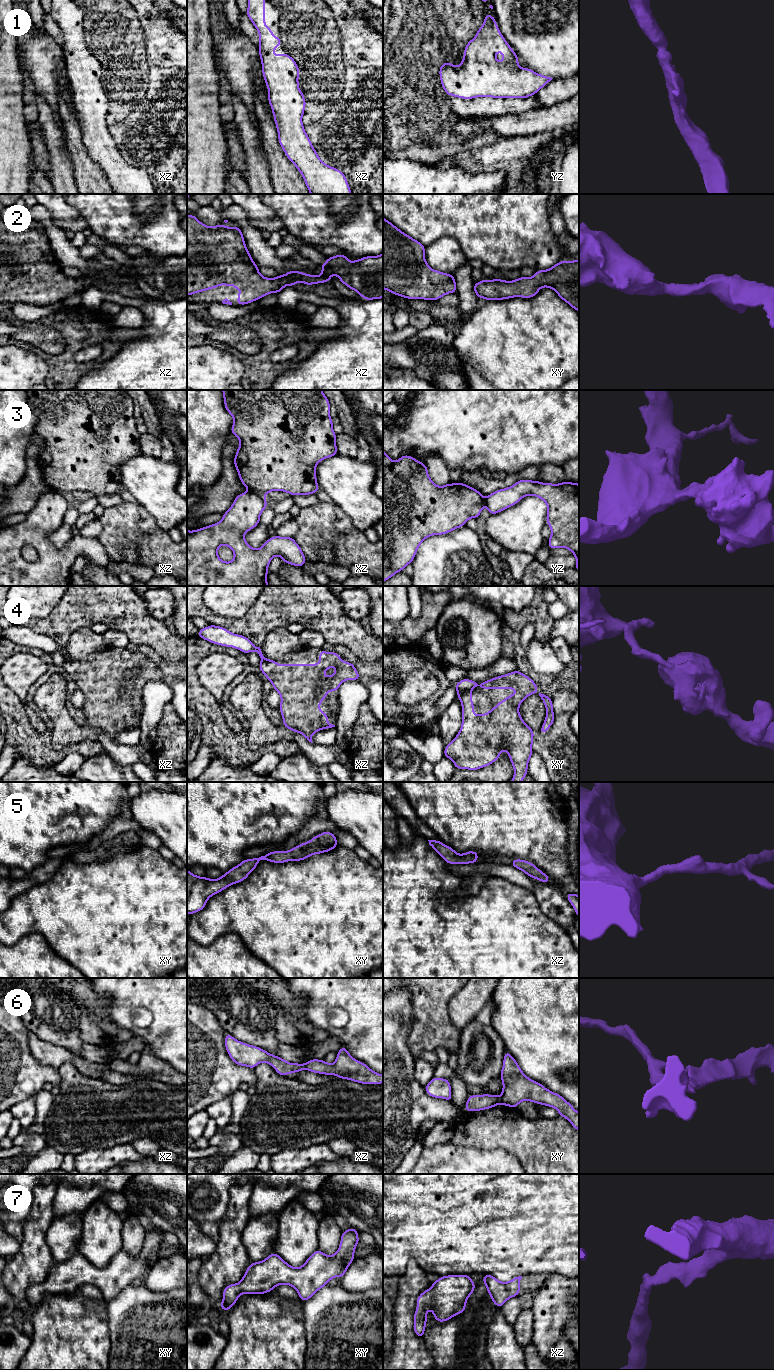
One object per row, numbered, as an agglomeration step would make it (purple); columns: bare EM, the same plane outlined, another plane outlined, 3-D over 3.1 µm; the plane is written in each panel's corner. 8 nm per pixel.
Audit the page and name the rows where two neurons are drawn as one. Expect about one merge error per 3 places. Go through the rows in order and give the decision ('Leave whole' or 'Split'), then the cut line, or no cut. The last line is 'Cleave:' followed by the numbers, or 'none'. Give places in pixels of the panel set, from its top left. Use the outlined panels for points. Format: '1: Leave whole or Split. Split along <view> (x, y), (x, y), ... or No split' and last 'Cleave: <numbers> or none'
1: Leave whole. No split
2: Leave whole. No split
3: Split. Split along xz (251, 491), (258, 492), (263, 496)
4: Split. Split along xy (470, 689), (457, 692)
5: Leave whole. No split
6: Split. Split along xy (499, 1096), (501, 1103)
7: Leave whole. No split
Cleave: 3, 4, 6

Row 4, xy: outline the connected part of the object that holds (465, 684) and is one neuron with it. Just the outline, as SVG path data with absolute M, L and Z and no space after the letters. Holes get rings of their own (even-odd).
M462 679L454 686L457 692L463 692L466 690L471 690L479 685L478 682L475 682L470 679Z

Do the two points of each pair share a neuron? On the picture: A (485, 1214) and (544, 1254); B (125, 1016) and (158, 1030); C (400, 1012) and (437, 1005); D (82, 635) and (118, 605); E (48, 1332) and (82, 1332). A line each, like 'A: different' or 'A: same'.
A: same
B: same
C: different
D: different
E: same

